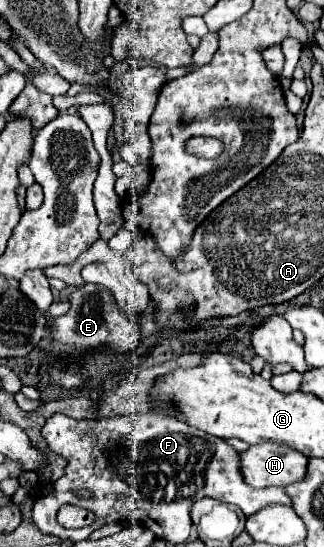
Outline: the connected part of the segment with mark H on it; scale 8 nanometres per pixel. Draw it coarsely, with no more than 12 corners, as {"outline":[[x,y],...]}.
{"outline":[[282,443],[242,453],[248,485],[288,487],[308,459]]}

